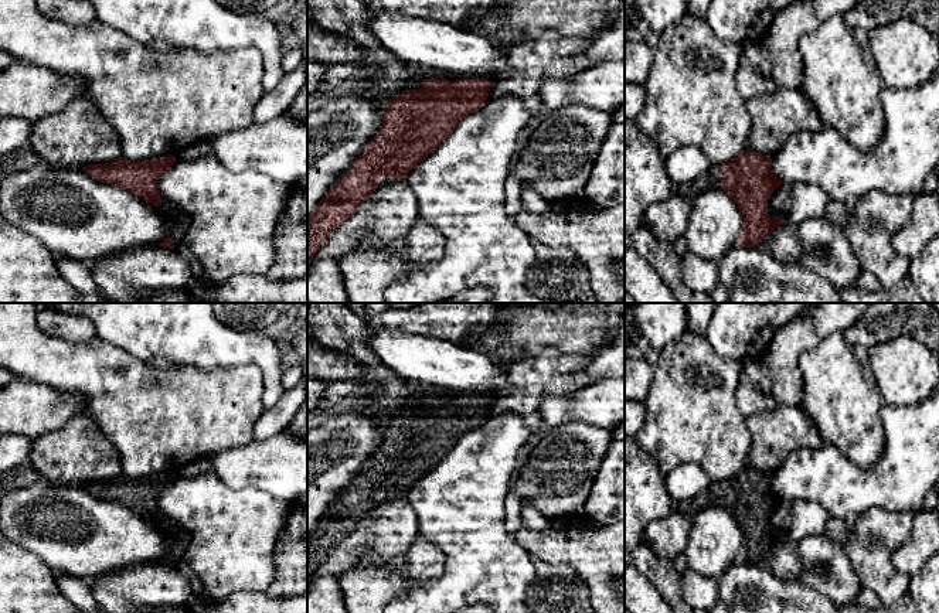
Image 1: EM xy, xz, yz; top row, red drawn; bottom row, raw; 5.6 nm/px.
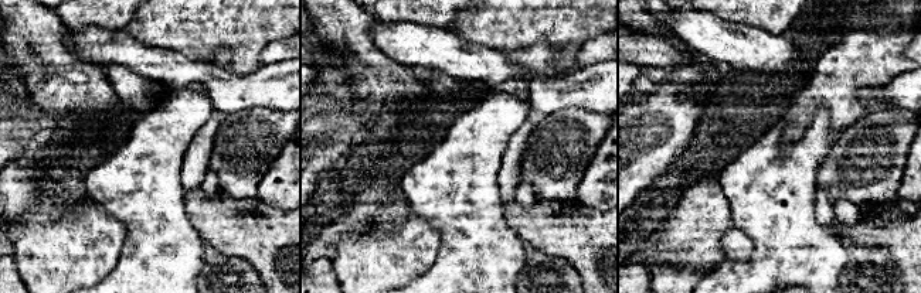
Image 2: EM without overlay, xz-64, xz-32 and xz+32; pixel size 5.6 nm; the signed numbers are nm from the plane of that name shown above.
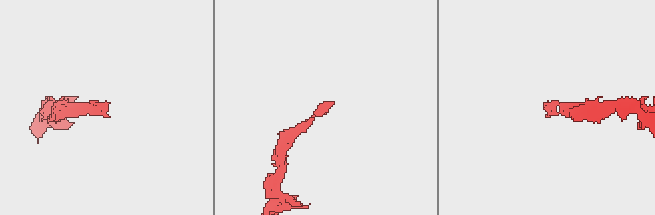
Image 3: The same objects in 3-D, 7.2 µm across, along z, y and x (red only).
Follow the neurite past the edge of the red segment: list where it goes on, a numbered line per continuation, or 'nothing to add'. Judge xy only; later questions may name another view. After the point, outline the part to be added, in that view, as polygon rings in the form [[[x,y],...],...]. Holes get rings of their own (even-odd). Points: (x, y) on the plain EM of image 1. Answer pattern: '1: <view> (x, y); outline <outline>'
nothing to add

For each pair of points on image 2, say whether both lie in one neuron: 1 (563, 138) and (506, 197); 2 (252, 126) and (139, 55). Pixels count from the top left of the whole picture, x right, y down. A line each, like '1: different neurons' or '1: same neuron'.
1: different neurons
2: different neurons

